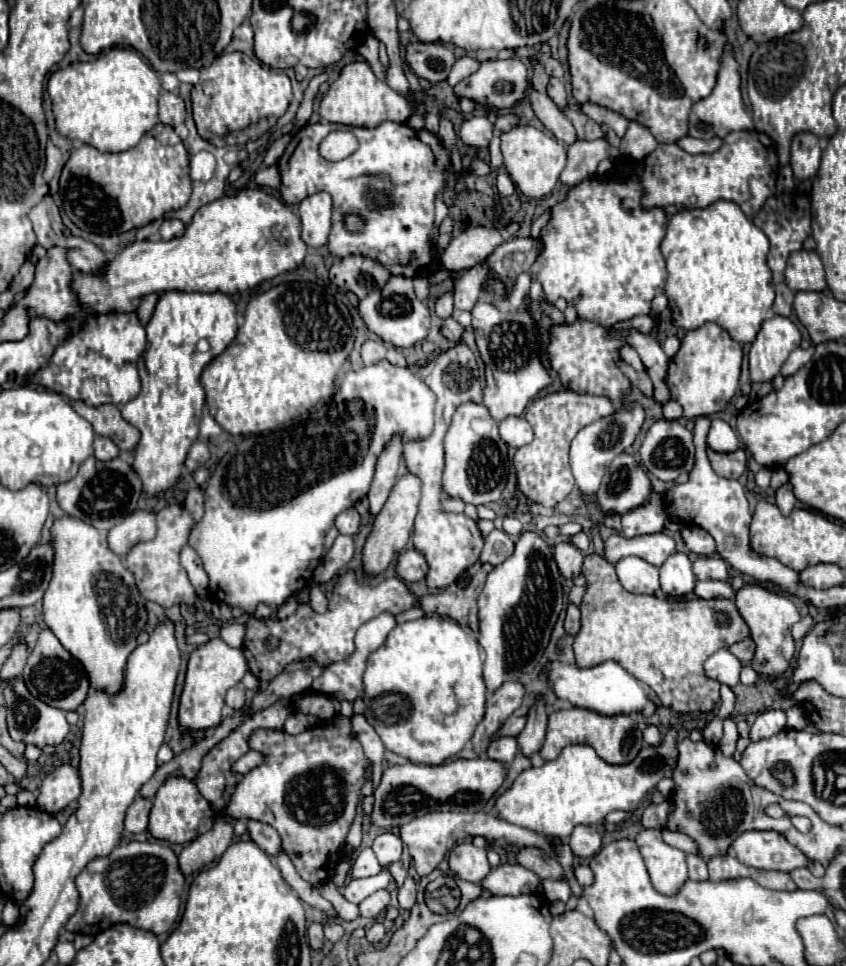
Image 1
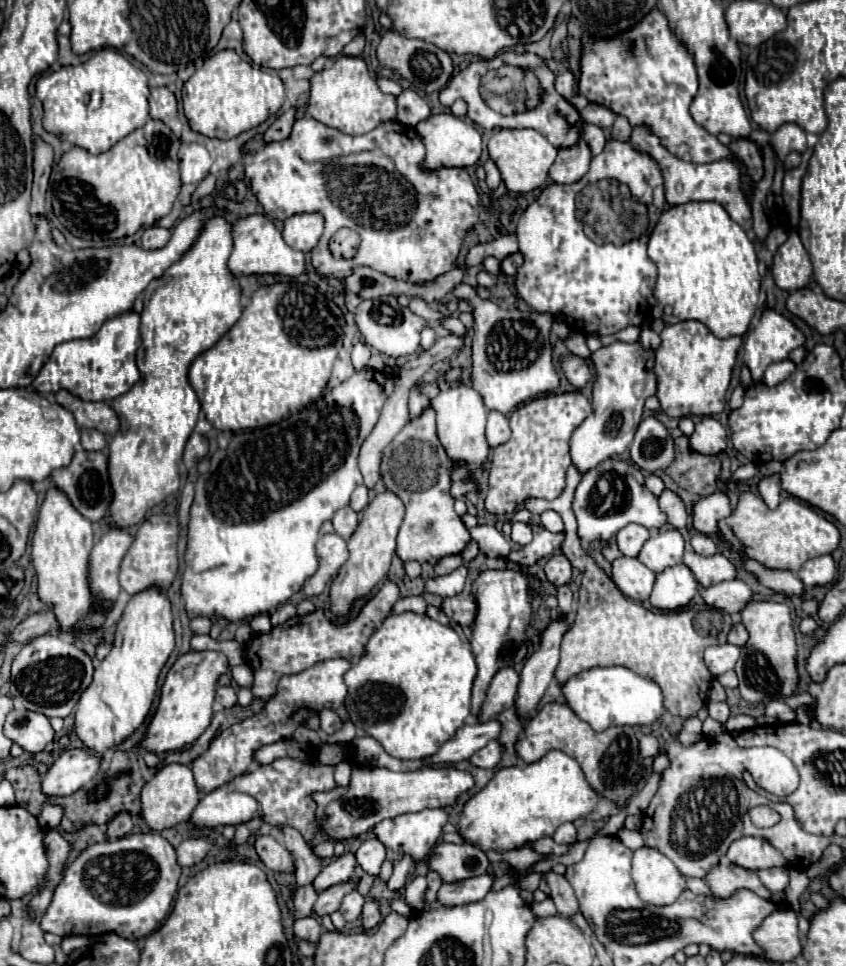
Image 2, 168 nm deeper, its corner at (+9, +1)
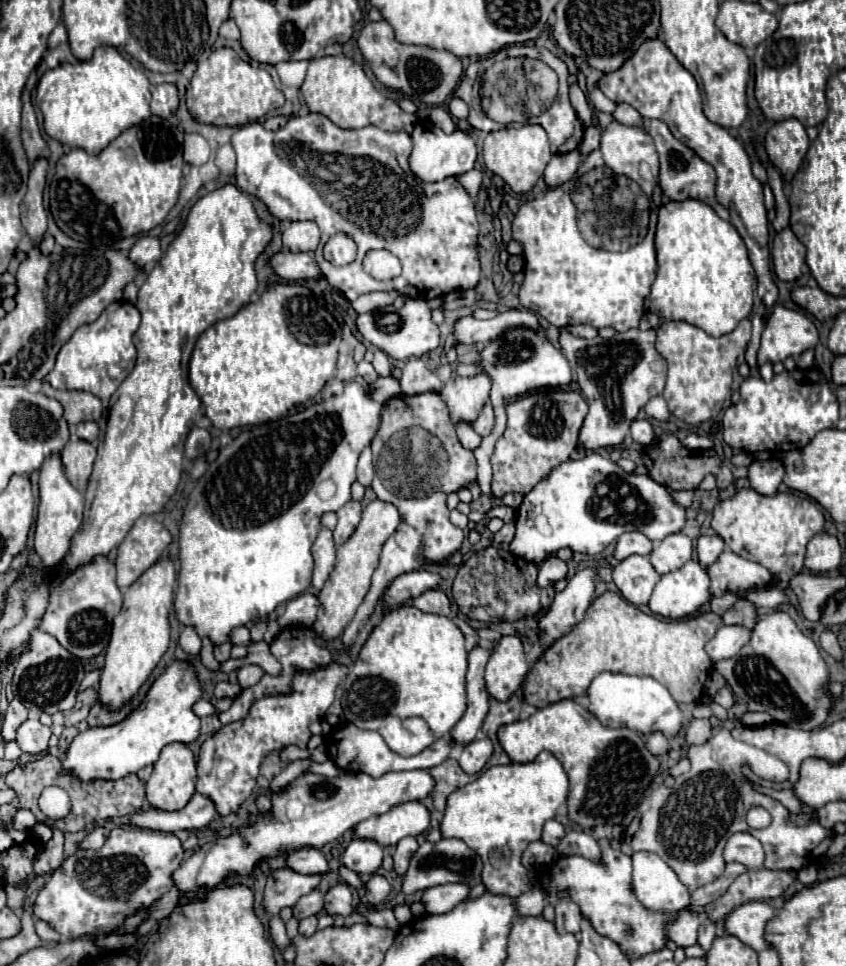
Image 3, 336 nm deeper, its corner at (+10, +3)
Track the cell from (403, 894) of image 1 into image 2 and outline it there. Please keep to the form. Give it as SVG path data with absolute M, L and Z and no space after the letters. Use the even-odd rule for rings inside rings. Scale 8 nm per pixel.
M406 855L400 861L396 861L394 863L394 873L392 873L390 881L388 881L388 889L390 891L400 891L408 883L408 879L412 877L414 865L416 863L412 861L412 857L406 857Z

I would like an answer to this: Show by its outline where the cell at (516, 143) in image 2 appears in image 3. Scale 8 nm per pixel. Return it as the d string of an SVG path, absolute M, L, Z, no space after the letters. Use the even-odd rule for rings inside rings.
M521 125L519 129L505 127L499 131L491 131L487 133L483 143L485 167L491 173L499 175L515 193L529 191L537 183L537 179L543 175L549 159L551 159L549 139L541 125Z

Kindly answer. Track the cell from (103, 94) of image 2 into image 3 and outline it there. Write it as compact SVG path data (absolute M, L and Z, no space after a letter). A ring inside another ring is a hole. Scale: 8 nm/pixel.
M97 47L93 59L79 61L75 65L61 63L59 67L47 71L36 86L35 102L43 113L43 129L51 139L57 139L69 147L81 147L89 155L101 153L117 135L125 129L147 121L151 117L151 83L141 69L135 69L115 47Z

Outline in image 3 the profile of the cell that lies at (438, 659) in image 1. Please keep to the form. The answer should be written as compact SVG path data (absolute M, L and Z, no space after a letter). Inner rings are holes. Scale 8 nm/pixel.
M401 605L399 609L391 611L389 615L385 615L385 619L371 631L369 639L365 641L365 645L361 647L361 653L359 653L359 659L357 663L351 667L349 675L345 677L343 681L343 697L341 697L341 705L343 705L343 717L361 727L361 729L371 729L371 731L377 731L385 743L397 751L399 755L417 755L417 751L423 751L425 747L429 747L429 743L435 743L437 739L445 737L453 727L455 723L463 717L465 713L465 673L467 673L468 667L468 652L465 651L465 637L463 633L459 631L459 627L449 619L449 617L443 617L443 615L427 615L427 613L421 613L417 607L413 605Z

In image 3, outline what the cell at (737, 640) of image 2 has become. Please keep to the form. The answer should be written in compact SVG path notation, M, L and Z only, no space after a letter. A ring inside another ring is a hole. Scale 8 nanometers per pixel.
M739 599L739 601L733 603L733 607L729 607L723 613L723 623L729 623L729 625L737 623L737 625L753 629L755 623L757 623L757 615L759 615L759 611L757 611L757 607L751 601Z

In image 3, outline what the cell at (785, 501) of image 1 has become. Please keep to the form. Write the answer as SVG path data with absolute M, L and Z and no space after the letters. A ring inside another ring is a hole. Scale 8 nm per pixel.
M755 459L749 465L747 477L749 477L751 487L757 493L761 493L761 495L775 495L779 483L783 481L783 473L785 473L785 469L783 469L783 465L779 461Z

